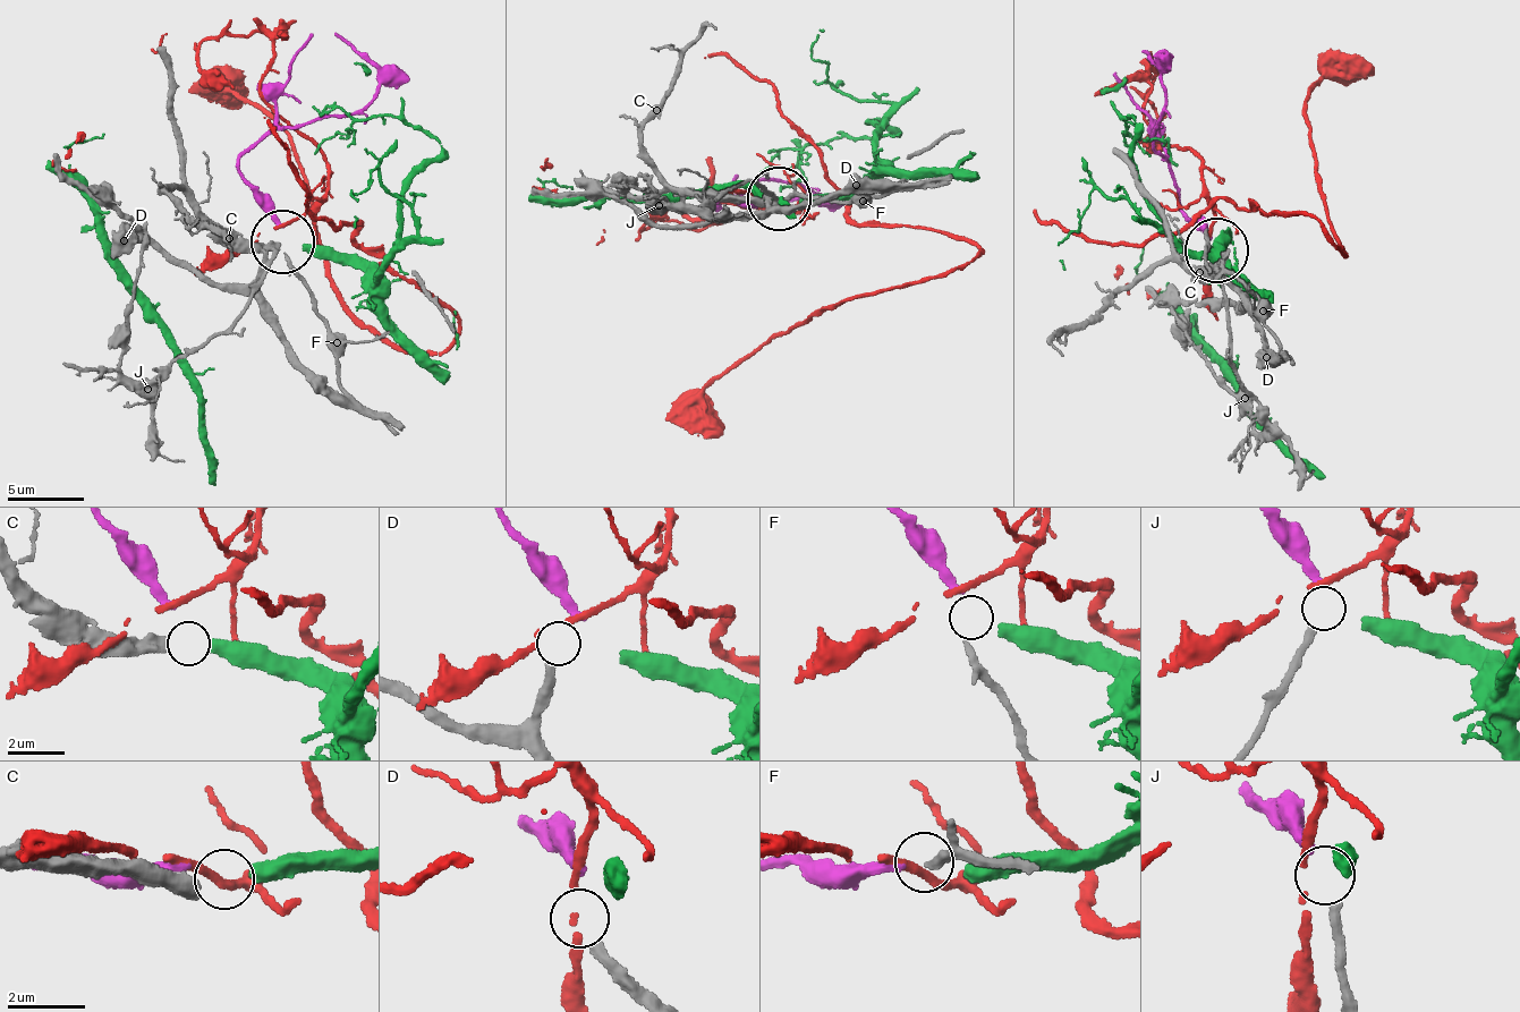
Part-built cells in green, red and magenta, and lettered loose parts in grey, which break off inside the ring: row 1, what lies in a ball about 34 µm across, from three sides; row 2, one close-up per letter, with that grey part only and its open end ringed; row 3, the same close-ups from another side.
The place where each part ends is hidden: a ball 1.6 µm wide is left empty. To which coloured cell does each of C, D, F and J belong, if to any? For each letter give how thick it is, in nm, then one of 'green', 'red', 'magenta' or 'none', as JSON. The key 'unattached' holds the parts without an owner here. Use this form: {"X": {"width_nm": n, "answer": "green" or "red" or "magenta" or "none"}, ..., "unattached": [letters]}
{"C": {"width_nm": 400, "answer": "green"}, "D": {"width_nm": 320, "answer": "none"}, "F": {"width_nm": 240, "answer": "magenta"}, "J": {"width_nm": 280, "answer": "none"}, "unattached": ["D", "J"]}

